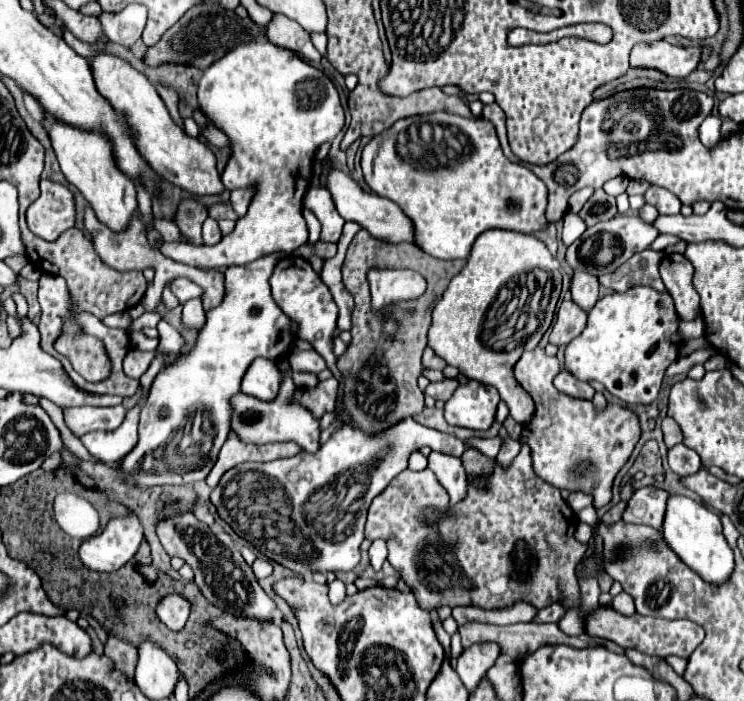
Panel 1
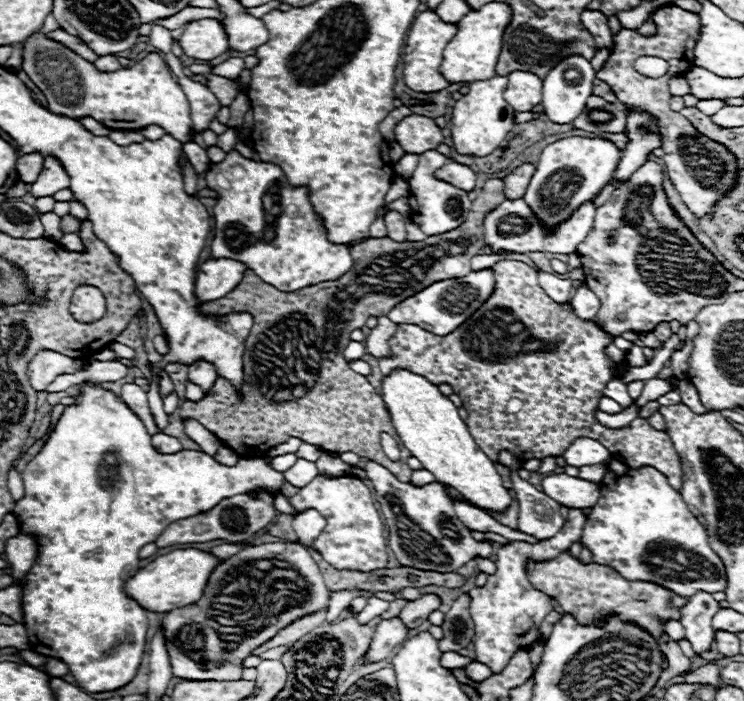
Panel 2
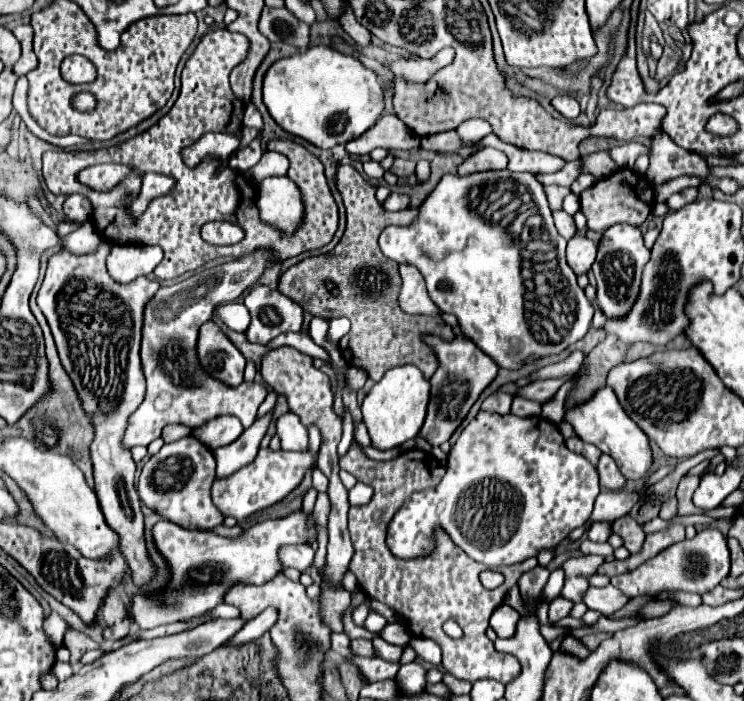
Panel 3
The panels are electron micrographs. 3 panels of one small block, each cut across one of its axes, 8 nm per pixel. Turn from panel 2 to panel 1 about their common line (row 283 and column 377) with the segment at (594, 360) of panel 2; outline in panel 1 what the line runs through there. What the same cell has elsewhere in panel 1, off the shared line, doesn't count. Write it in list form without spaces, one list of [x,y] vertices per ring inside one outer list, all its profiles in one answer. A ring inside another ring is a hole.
[[[522,444],[520,454],[506,468],[498,460],[494,460],[492,472],[488,474],[488,486],[480,488],[476,482],[472,482],[472,494],[466,494],[466,500],[454,504],[448,520],[430,528],[424,528],[418,522],[418,514],[424,506],[446,508],[448,504],[450,500],[446,496],[446,488],[442,488],[434,472],[426,468],[420,472],[400,472],[388,484],[388,488],[372,500],[368,508],[366,538],[386,540],[388,562],[402,574],[402,578],[408,582],[418,604],[424,610],[440,608],[444,604],[452,608],[468,604],[482,608],[500,608],[516,600],[526,600],[536,608],[544,608],[558,598],[562,598],[566,608],[572,608],[578,602],[580,590],[574,568],[586,554],[588,544],[582,544],[574,538],[578,518],[574,510],[566,504],[566,500],[560,496],[560,490],[552,484],[542,482],[542,478],[538,478],[538,474],[534,472],[528,444]],[[504,574],[508,574],[508,588],[506,592],[502,592],[502,596],[494,596],[490,588],[486,588],[486,580],[496,580]]]

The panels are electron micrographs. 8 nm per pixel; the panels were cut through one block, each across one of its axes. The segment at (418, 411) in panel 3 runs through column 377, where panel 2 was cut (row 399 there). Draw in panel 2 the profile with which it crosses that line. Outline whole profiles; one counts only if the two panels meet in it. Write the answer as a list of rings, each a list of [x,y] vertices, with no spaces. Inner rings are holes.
[[[394,370],[392,376],[384,378],[382,400],[390,410],[390,418],[398,430],[402,444],[416,456],[426,470],[430,470],[436,482],[452,486],[472,506],[488,512],[508,510],[512,496],[502,484],[494,462],[478,448],[468,426],[458,416],[458,408],[440,394],[438,386],[430,384],[418,374],[408,370]]]

